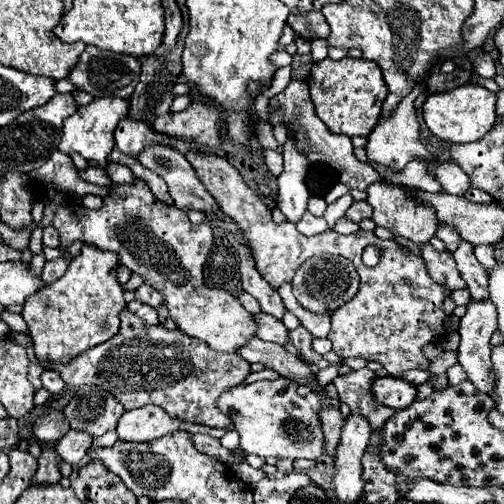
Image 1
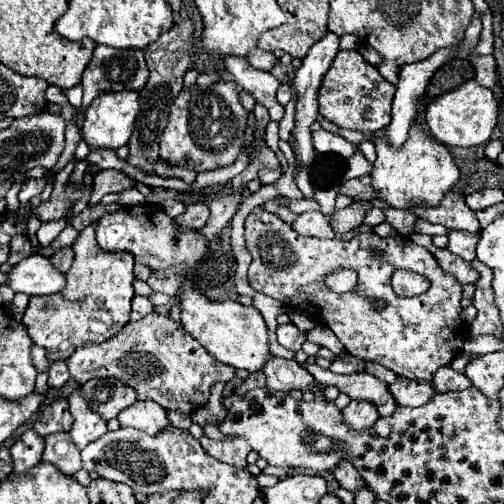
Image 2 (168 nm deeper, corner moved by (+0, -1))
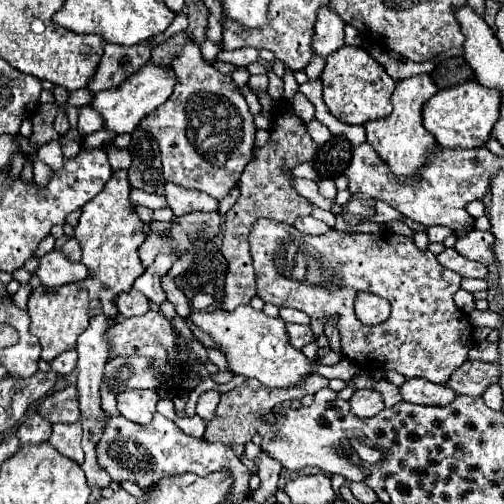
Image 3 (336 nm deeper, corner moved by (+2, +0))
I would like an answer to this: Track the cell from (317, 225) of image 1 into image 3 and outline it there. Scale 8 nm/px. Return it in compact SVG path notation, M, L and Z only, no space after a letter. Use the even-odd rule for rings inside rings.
M312 215L308 217L302 217L302 219L296 219L294 221L294 227L304 233L304 235L326 235L330 231L330 227L318 219L314 219Z

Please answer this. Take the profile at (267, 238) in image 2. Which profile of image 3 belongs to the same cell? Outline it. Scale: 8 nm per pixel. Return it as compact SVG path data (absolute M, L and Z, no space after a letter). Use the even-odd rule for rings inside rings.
M258 219L248 235L250 253L254 259L256 271L256 291L264 303L276 307L294 307L308 313L312 319L328 321L334 319L334 325L340 333L342 353L352 359L360 369L394 369L408 379L424 377L432 383L446 383L456 367L468 359L468 349L472 347L472 325L468 317L456 307L454 293L460 289L460 275L442 267L436 255L430 249L418 249L412 237L396 235L392 231L382 233L354 233L346 235L340 231L330 231L328 235L304 235L288 223L278 223L274 219ZM358 291L368 291L390 301L390 317L374 327L366 327L354 315L354 295Z

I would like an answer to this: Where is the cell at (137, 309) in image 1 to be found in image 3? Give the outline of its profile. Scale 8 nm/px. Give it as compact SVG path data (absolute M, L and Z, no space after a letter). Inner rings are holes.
M130 289L128 293L122 293L116 297L116 305L118 311L124 317L134 317L134 315L142 315L150 309L150 301L136 289Z

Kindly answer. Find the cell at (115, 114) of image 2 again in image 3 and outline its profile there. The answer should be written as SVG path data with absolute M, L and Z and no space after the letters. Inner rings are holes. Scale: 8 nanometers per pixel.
M148 61L136 75L126 79L122 85L96 93L92 107L102 117L104 129L114 131L116 135L132 133L136 129L136 125L140 123L140 119L144 119L148 113L152 113L156 107L160 107L170 97L172 89L174 89L174 73L164 71Z

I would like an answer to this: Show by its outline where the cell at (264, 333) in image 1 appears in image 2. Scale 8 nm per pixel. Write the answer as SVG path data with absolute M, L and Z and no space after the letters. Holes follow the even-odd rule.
M284 324L284 326L278 326L276 330L278 334L278 344L284 346L284 348L290 348L294 352L298 352L306 340L306 334L300 332L294 324Z

